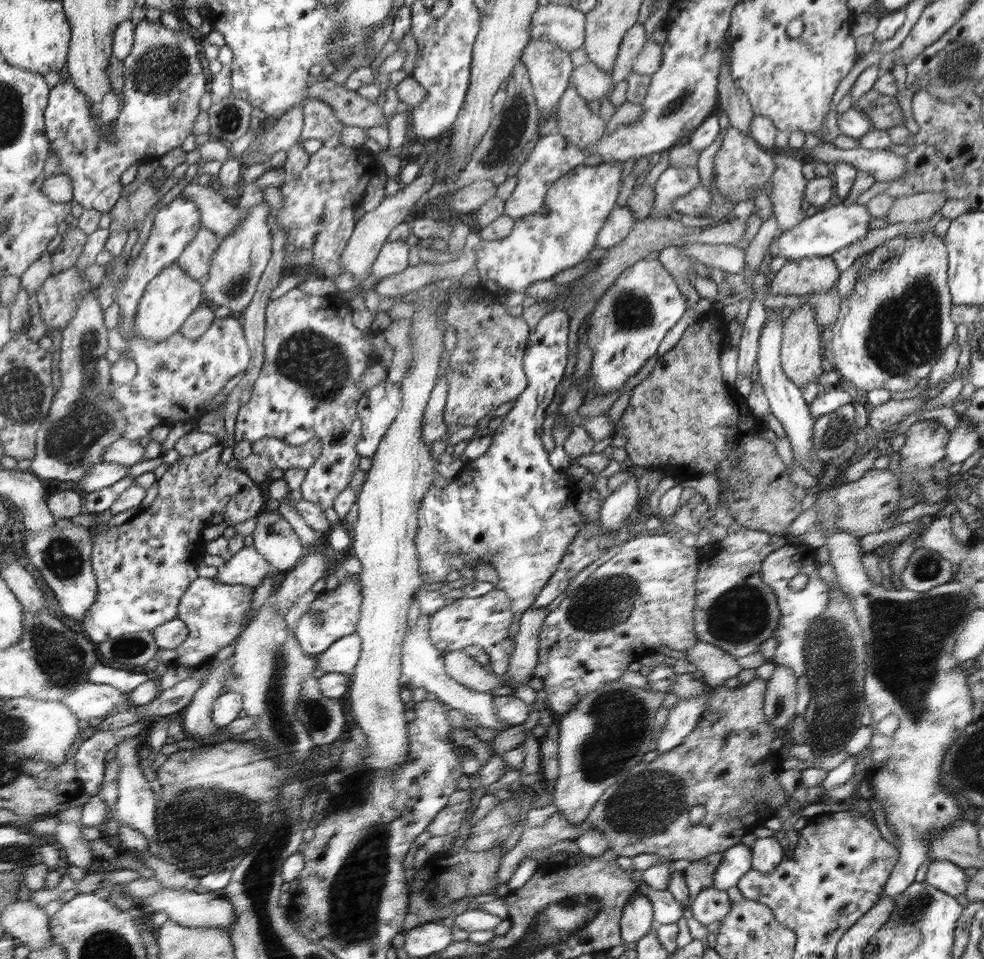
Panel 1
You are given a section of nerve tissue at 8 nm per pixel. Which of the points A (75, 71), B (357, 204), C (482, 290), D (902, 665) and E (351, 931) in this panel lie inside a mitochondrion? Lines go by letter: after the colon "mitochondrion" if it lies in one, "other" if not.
A: other
B: other
C: other
D: mitochondrion
E: mitochondrion

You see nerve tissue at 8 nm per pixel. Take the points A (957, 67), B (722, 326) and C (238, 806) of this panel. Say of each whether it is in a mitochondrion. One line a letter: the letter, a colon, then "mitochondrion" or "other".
A: mitochondrion
B: other
C: mitochondrion

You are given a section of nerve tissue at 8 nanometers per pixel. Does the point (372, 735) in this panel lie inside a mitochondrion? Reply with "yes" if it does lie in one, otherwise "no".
no

